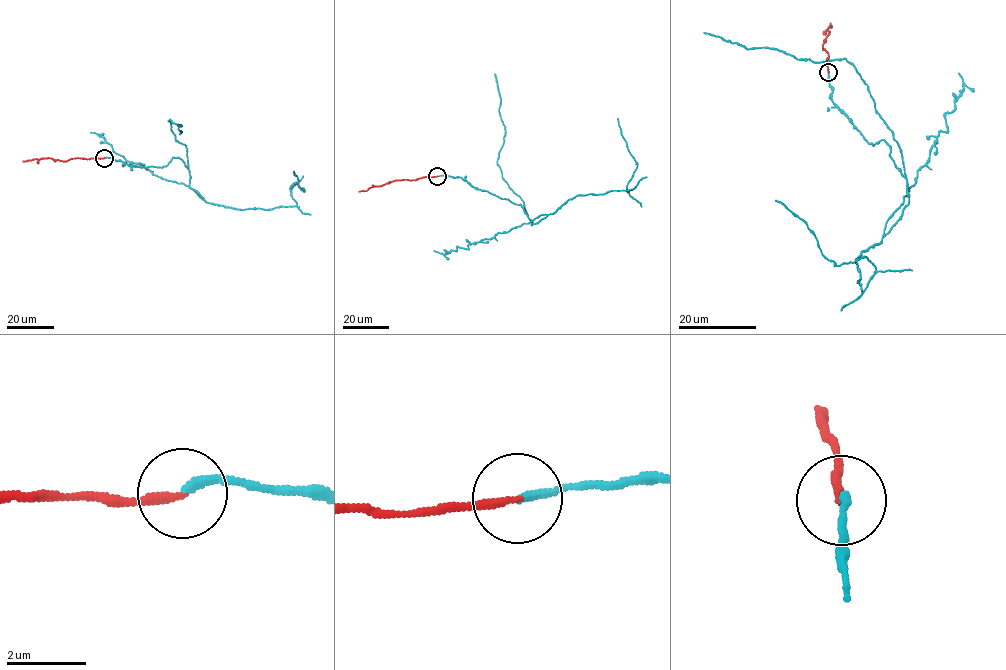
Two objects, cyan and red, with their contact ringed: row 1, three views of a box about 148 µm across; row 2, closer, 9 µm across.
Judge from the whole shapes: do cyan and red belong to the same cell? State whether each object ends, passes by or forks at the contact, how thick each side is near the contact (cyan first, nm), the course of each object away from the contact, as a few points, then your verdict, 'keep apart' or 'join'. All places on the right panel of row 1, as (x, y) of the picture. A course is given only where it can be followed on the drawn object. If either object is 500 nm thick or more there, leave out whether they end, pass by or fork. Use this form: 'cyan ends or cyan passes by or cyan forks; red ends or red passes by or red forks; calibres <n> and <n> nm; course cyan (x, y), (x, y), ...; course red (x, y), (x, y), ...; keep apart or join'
cyan ends; red ends; calibres 220 and 200 nm; course cyan (828, 72), (831, 99), (906, 179), (909, 204), (856, 260), (862, 294), (873, 263), (827, 259), (775, 201); course red (828, 72), (825, 62), (829, 56), (822, 46), (831, 23); join

